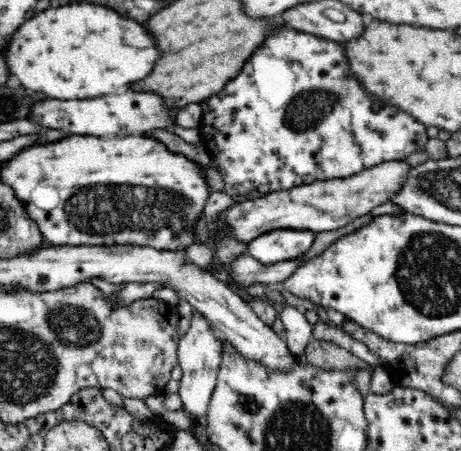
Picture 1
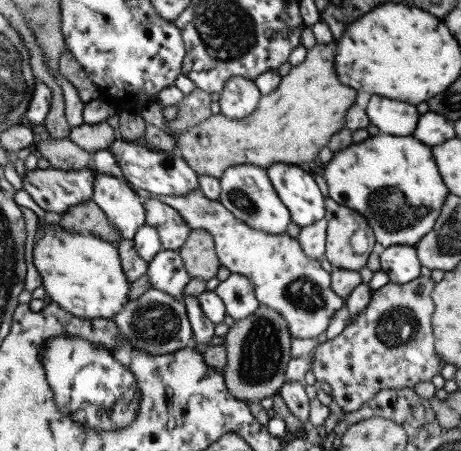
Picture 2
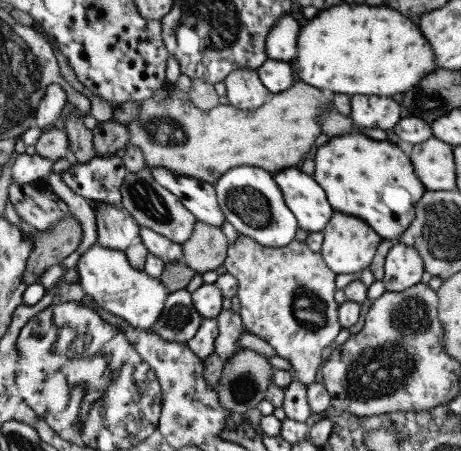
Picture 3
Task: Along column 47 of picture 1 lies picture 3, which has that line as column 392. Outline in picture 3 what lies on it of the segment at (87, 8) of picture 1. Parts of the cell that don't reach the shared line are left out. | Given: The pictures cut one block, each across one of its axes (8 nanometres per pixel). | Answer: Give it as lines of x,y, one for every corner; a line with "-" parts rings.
339,4
317,12
305,20
297,38
295,72
299,82
317,90
339,94
391,96
427,78
435,66
435,56
419,32
419,22
411,22
395,10
383,6

